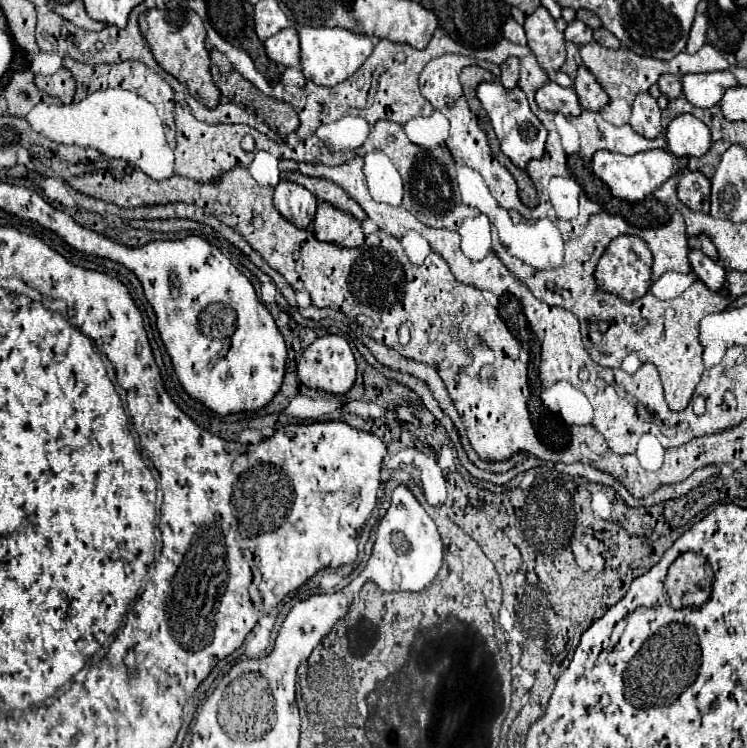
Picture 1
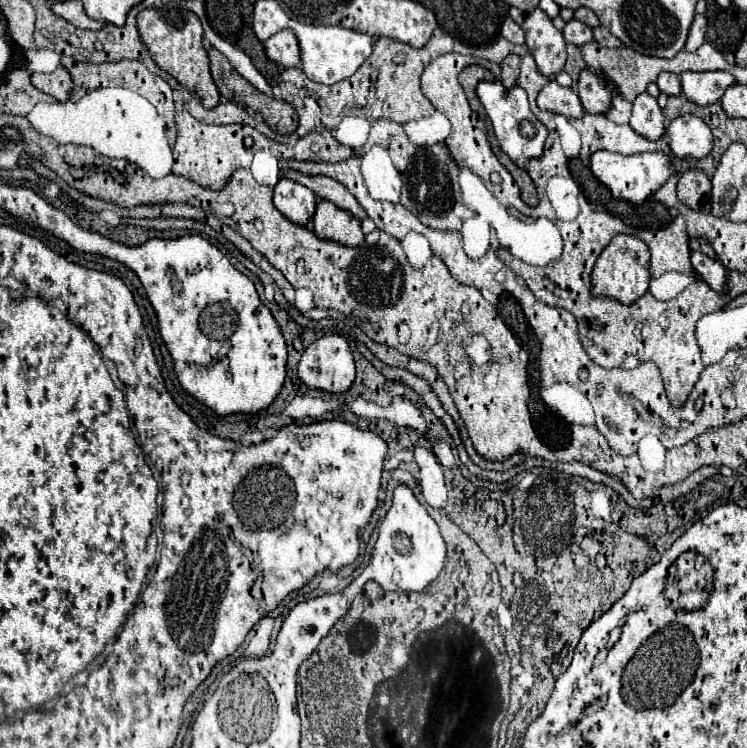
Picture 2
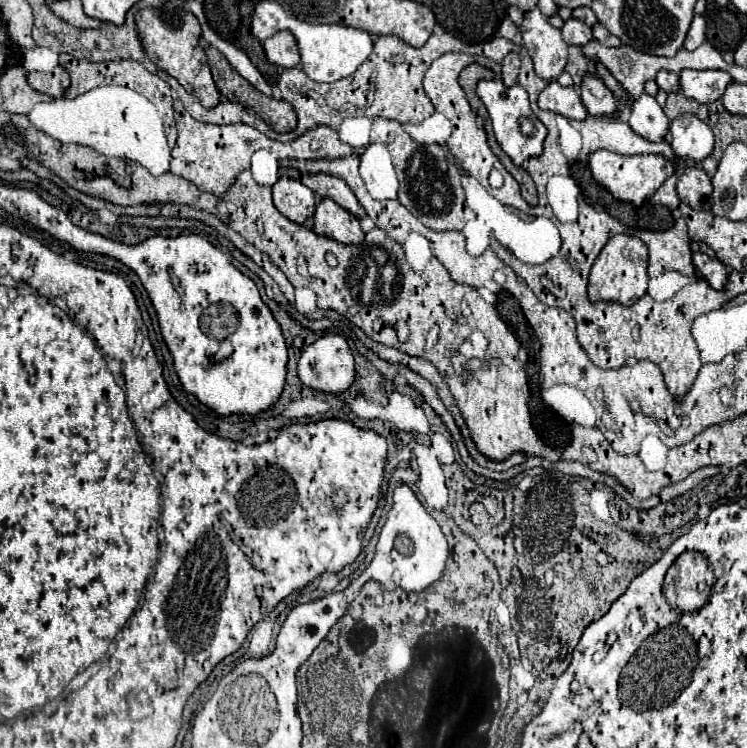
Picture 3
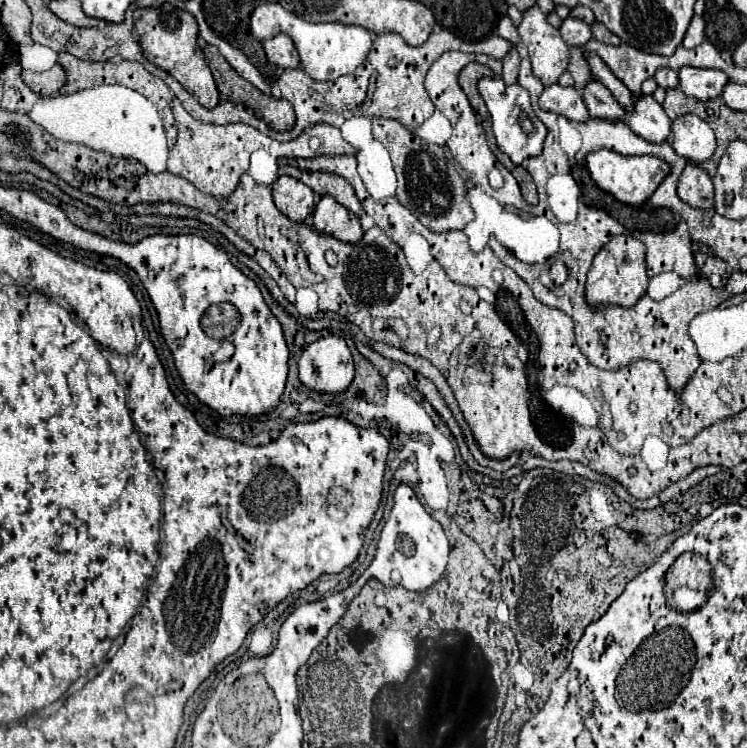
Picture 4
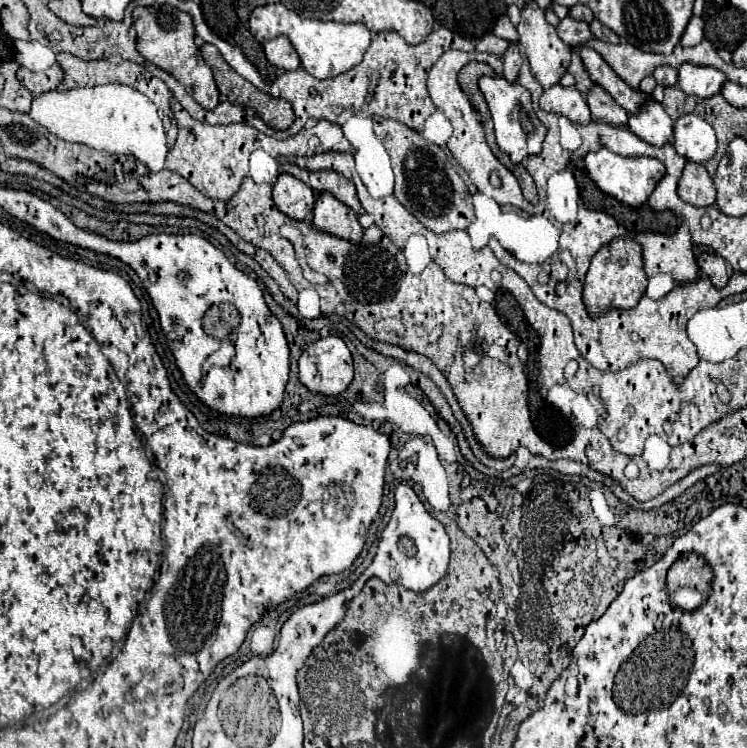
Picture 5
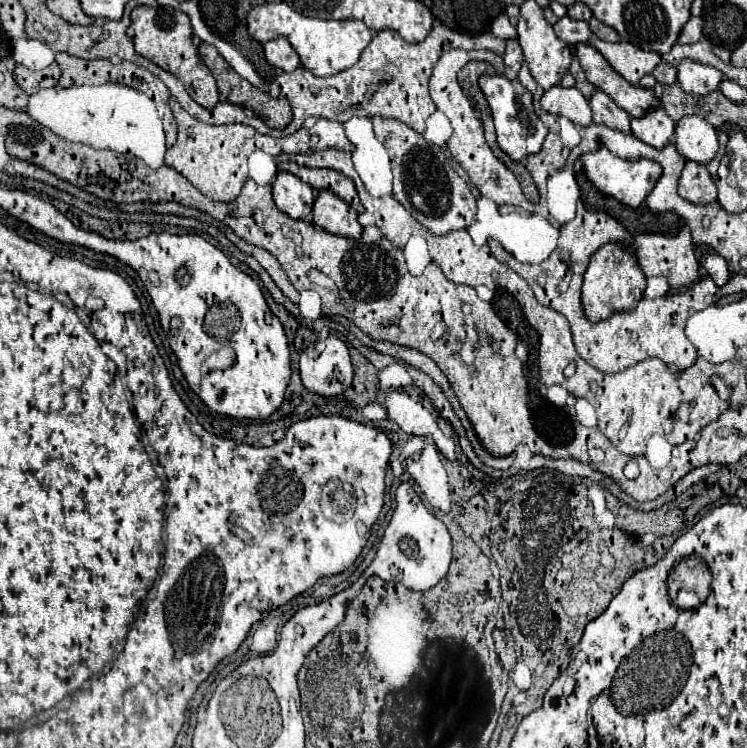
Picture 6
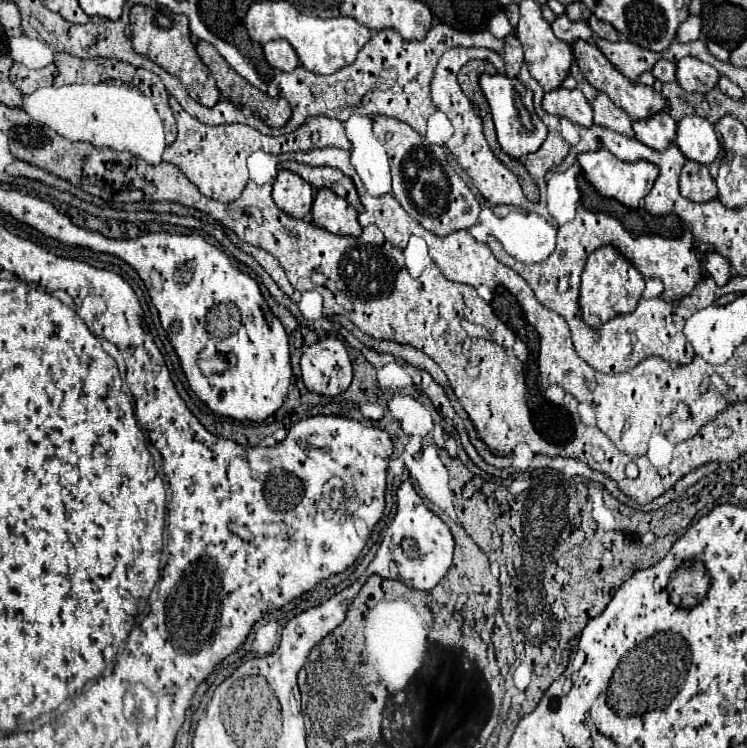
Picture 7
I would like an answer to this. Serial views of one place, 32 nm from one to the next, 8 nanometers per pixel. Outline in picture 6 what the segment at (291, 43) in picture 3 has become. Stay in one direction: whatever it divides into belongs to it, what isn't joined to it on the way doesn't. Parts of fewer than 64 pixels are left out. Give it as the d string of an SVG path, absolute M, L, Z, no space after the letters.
M274 38L270 42L264 44L264 54L266 54L266 60L276 66L276 68L282 68L284 72L292 72L300 66L300 58L296 54L296 50L292 48L292 44L286 40L286 38Z

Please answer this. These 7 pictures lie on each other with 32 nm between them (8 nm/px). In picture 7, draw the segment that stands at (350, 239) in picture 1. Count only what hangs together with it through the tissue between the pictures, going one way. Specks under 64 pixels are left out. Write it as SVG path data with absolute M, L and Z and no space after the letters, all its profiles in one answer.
M322 188L316 192L314 204L312 204L312 218L316 226L332 234L354 236L354 238L362 234L362 226L358 224L356 210L344 198L336 196L328 188Z

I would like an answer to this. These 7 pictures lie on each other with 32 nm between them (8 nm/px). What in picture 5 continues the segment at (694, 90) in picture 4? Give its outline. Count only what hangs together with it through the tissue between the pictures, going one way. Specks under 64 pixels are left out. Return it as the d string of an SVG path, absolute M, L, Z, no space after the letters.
M682 64L678 70L680 88L686 94L698 96L698 98L712 98L720 94L726 80L728 80L726 74L716 68L700 68L692 64Z

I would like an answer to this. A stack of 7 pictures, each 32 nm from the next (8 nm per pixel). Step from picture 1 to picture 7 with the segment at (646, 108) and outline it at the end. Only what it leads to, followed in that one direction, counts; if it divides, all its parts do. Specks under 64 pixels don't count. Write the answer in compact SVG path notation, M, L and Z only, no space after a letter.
M668 112L652 114L646 120L634 120L632 128L634 136L654 150L664 150L676 136L676 122L668 116Z

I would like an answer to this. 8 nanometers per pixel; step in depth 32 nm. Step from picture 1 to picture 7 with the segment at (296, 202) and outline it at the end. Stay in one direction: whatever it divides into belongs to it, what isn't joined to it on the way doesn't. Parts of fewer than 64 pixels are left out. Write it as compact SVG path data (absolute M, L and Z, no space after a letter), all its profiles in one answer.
M290 170L278 172L274 180L274 192L272 198L280 210L290 214L292 218L304 218L312 210L312 186L304 182L298 174Z

